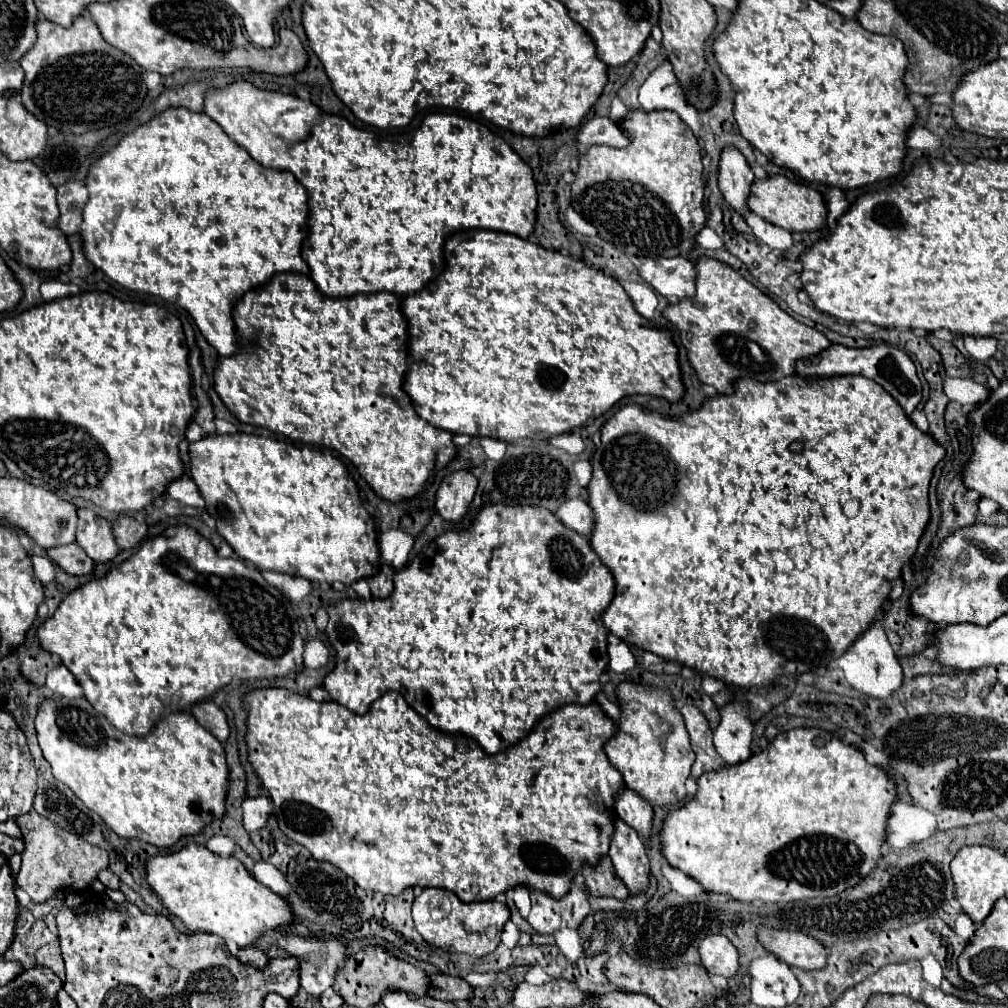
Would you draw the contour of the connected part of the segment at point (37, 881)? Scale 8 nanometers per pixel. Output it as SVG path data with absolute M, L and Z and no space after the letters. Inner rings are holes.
M30 811L16 817L16 823L22 831L24 839L24 853L22 853L22 867L16 875L16 885L24 889L34 903L44 903L52 897L58 897L58 891L68 893L70 889L82 891L90 887L92 879L98 877L98 871L108 867L108 853L102 847L90 845L88 841L80 839L74 833L64 831L50 819L40 817L38 813Z

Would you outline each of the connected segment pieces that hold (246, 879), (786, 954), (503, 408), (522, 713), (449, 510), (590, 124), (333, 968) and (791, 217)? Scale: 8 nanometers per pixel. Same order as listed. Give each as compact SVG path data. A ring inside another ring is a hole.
M188 843L176 853L148 857L146 881L164 907L190 931L216 933L222 939L234 941L238 947L252 945L266 929L288 925L292 917L286 901L260 885L236 857L214 855L198 843Z
M760 925L756 929L756 937L758 943L766 947L766 951L792 967L822 969L826 963L826 947L802 931L786 931Z
M464 229L450 235L444 243L444 261L446 269L442 275L426 283L422 291L412 293L402 299L402 315L408 323L408 369L404 377L404 391L410 395L416 413L426 419L430 425L450 431L464 433L470 437L494 437L506 443L514 443L522 437L534 439L550 439L560 433L568 433L574 427L582 427L590 417L604 415L616 401L626 395L656 395L666 397L668 401L678 401L684 393L680 369L678 369L678 349L672 341L670 331L654 327L646 321L632 305L630 297L622 289L622 285L602 271L588 267L582 259L564 257L558 251L544 249L530 239L522 239L502 231L486 231L486 229Z
M484 505L470 527L462 531L446 531L438 535L430 545L426 545L410 563L406 563L394 575L394 591L386 599L342 599L336 605L324 607L328 611L328 625L324 629L328 643L336 649L336 665L324 677L324 689L328 691L330 699L344 705L354 713L366 713L366 707L378 697L386 693L386 689L394 689L402 693L406 703L418 711L432 727L438 727L444 733L462 733L478 741L478 745L494 755L498 751L506 751L516 741L526 737L534 723L542 719L544 713L558 709L568 703L592 703L594 695L600 691L600 675L608 667L608 653L606 653L606 637L608 631L600 619L602 611L610 605L614 597L614 577L610 569L598 559L592 551L588 537L568 529L552 511L546 507L532 507L532 505Z
M454 471L446 475L436 493L436 511L446 521L460 521L476 493L476 477L470 471Z
M592 117L584 121L574 141L580 145L610 145L610 147L626 147L630 143L622 133L622 129L618 129L618 123L614 123L608 117Z
M284 935L286 953L298 959L302 989L318 997L332 987L340 965L348 959L346 945L340 939L312 939L302 935Z
M768 175L766 179L756 179L750 187L750 197L746 203L752 213L786 231L818 231L826 225L826 205L822 195L800 181L788 179L786 175Z

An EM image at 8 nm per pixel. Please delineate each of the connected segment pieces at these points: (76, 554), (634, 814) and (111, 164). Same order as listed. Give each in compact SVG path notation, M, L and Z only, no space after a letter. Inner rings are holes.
M76 543L64 547L50 547L48 557L70 575L88 575L94 569L94 561Z
M624 787L614 797L614 809L616 809L616 805L618 805L618 817L624 819L626 823L630 823L630 827L634 827L642 839L648 839L650 829L652 829L650 803L646 799L642 799L642 795L638 795L636 791Z
M170 107L164 113L152 117L148 123L138 125L134 131L126 133L112 149L108 149L100 159L96 159L86 175L86 189L90 193L84 209L82 209L82 251L84 257L104 271L110 279L120 283L122 287L128 287L132 291L150 293L156 297L162 297L164 301L170 301L178 307L184 307L194 323L198 325L200 333L206 337L206 341L224 357L230 357L234 351L238 351L238 339L236 339L236 327L232 321L232 303L240 299L246 291L260 287L270 279L270 275L278 271L298 271L308 275L306 261L300 255L302 241L308 235L308 193L306 189L288 173L278 169L266 169L260 163L256 163L250 153L242 147L238 147L224 131L218 127L206 113L194 113L186 107Z

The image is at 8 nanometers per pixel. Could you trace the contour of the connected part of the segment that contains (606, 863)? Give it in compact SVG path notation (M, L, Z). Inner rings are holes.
M602 855L594 867L584 865L582 873L586 879L586 887L592 895L612 895L622 901L630 895L624 881L614 873L614 867L608 855Z

